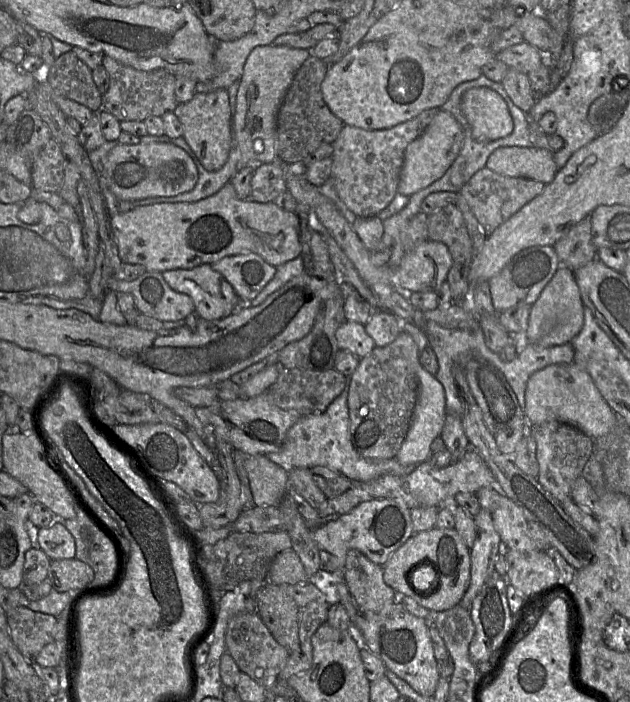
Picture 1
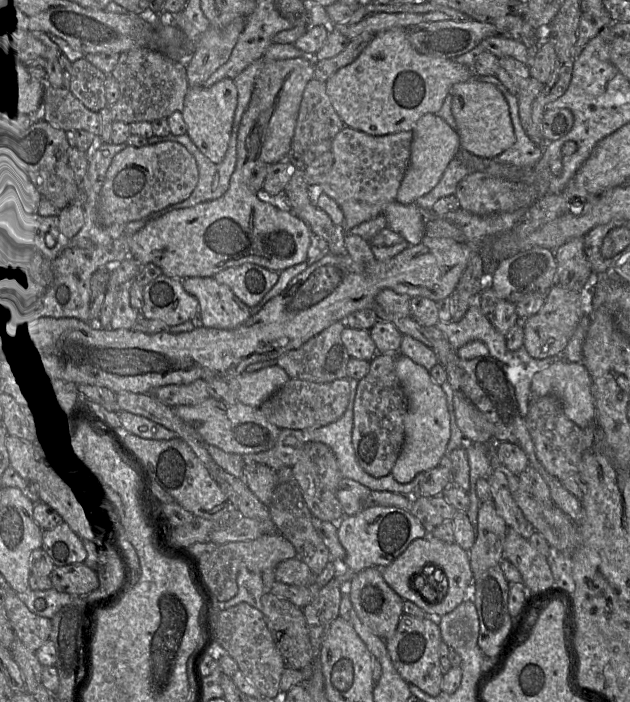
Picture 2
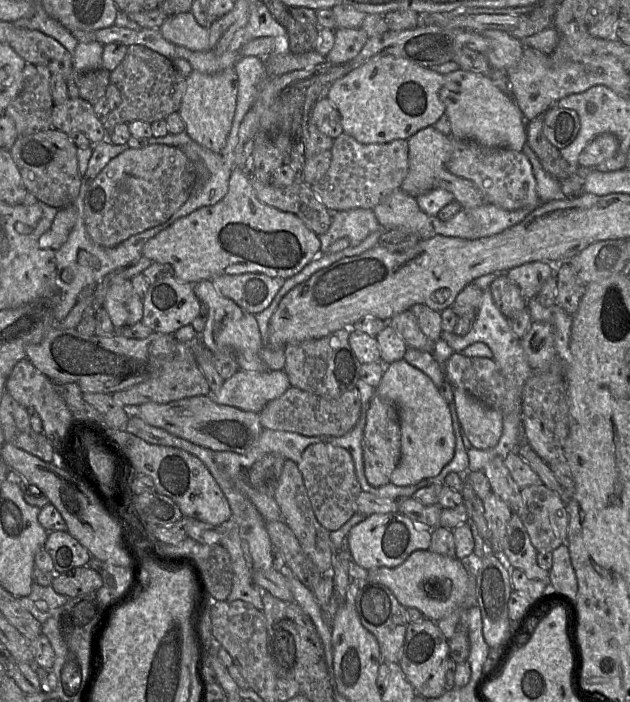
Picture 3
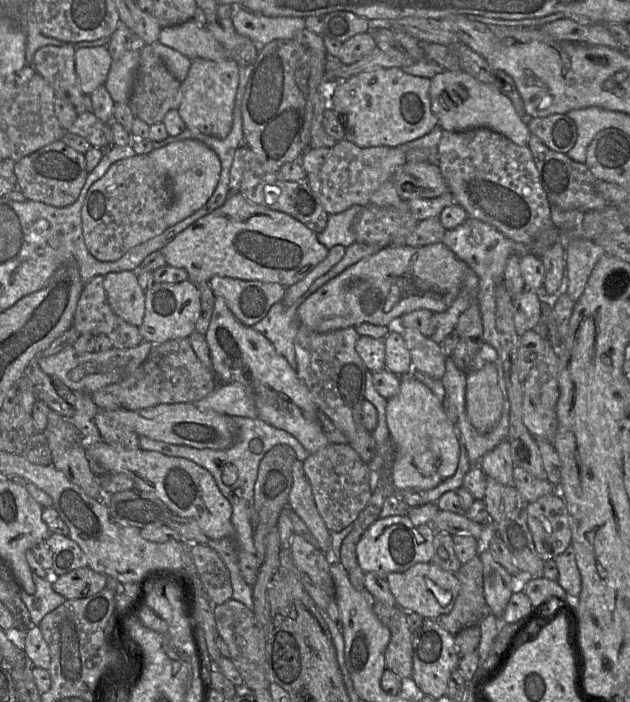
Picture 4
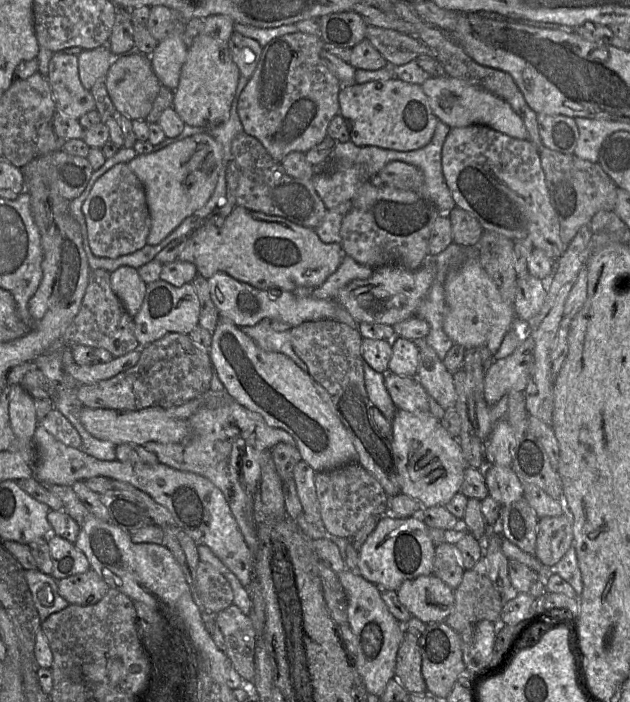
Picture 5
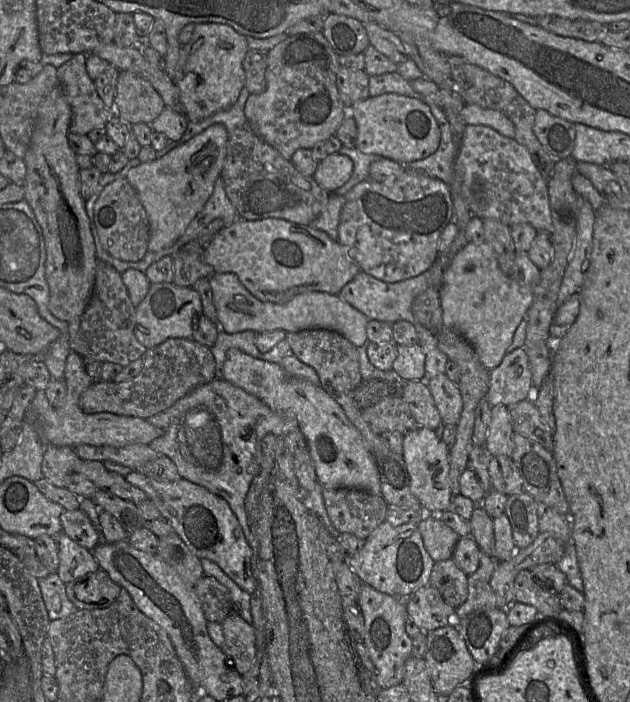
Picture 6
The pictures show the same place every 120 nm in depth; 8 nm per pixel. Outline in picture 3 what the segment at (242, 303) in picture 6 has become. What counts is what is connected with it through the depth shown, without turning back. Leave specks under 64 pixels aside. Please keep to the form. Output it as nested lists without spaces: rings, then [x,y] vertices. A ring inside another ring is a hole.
[[[260,273],[217,276],[212,279],[216,290],[243,310],[255,315],[265,310],[284,284],[284,279]]]

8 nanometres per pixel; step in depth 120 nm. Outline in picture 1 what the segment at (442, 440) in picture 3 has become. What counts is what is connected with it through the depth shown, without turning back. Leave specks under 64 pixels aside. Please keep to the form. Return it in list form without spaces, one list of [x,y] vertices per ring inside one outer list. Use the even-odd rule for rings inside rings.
[[[422,366],[418,367],[417,377],[419,381],[419,394],[410,420],[409,429],[396,459],[401,465],[418,465],[429,460],[431,453],[431,443],[441,435],[445,416],[446,398],[444,388],[441,383]]]

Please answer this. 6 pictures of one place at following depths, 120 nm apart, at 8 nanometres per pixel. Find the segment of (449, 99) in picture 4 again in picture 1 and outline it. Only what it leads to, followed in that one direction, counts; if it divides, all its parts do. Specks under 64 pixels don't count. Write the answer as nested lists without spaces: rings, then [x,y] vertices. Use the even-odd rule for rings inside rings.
[[[488,87],[467,90],[461,99],[461,110],[477,141],[494,141],[513,131],[513,119],[505,100]]]

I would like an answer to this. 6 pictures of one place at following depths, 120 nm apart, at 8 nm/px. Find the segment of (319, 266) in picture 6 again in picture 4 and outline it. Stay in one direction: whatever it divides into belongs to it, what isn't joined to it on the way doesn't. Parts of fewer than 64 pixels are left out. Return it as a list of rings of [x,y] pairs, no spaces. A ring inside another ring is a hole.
[[[240,192],[177,234],[161,250],[166,264],[184,268],[194,284],[213,276],[278,283],[290,287],[306,277],[328,255],[317,234],[292,216],[247,200]]]

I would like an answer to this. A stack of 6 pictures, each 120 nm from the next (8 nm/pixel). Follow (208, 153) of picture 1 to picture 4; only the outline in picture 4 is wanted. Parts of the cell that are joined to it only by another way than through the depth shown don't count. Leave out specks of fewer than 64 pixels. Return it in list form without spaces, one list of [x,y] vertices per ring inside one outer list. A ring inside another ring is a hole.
[[[193,59],[188,75],[181,84],[181,102],[177,109],[186,127],[218,139],[227,137],[233,125],[238,83],[239,65],[233,59]]]

